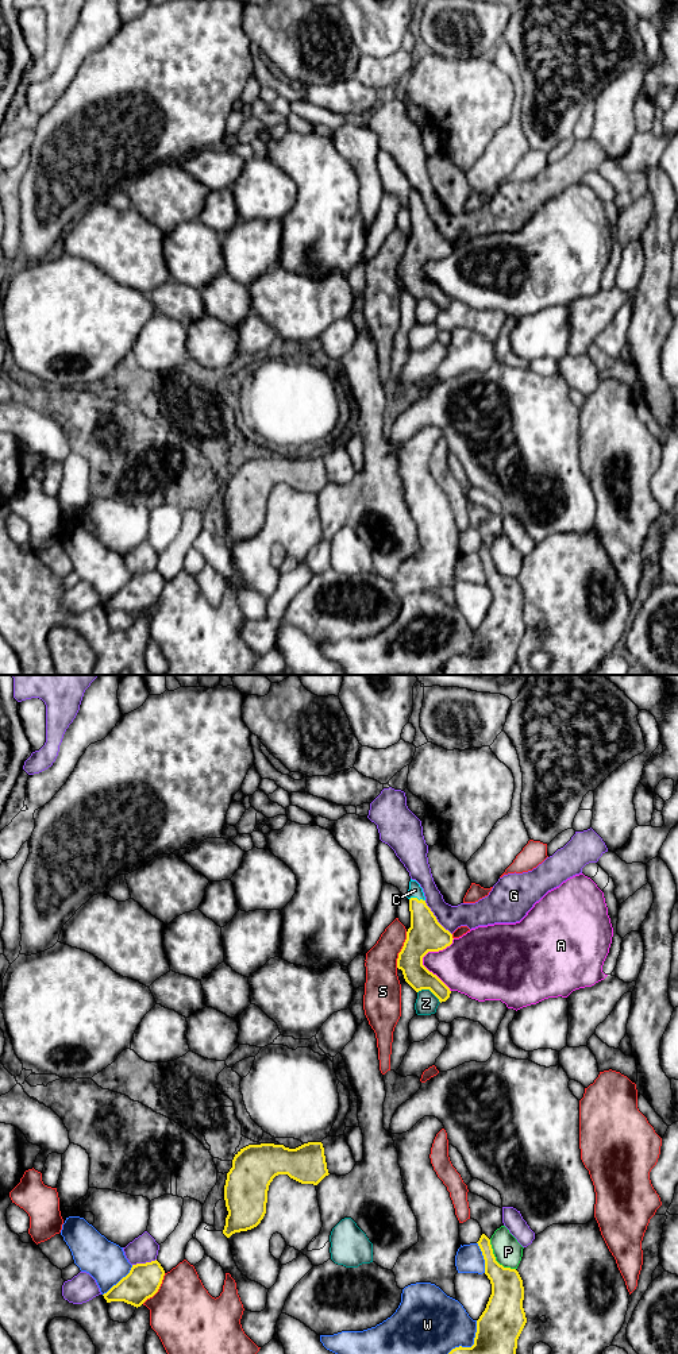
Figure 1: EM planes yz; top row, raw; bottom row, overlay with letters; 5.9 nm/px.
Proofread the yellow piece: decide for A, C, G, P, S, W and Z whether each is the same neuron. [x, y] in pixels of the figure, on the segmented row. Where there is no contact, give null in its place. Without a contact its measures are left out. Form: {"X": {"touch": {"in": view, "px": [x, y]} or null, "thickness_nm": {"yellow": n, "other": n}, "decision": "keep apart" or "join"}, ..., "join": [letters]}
{"A": {"touch": {"in": "yz", "px": [422, 959]}, "thickness_nm": {"yellow": 220, "other": 300}, "decision": "keep apart"}, "C": {"touch": {"in": "yz", "px": [416, 898]}, "thickness_nm": {"yellow": 220, "other": 80}, "decision": "join"}, "G": {"touch": {"in": "yz", "px": [435, 918]}, "thickness_nm": {"yellow": 220, "other": 140}, "decision": "keep apart"}, "P": {"touch": {"in": "yz", "px": [494, 1260]}, "thickness_nm": {"yellow": 190, "other": 170}, "decision": "keep apart"}, "S": {"touch": {"in": "yz", "px": [401, 949]}, "thickness_nm": {"yellow": 220, "other": 200}, "decision": "keep apart"}, "W": {"touch": {"in": "yz", "px": [473, 1345]}, "thickness_nm": {"yellow": 260, "other": 360}, "decision": "keep apart"}, "Z": {"touch": {"in": "yz", "px": [430, 990]}, "thickness_nm": {"yellow": 150, "other": 130}, "decision": "keep apart"}, "join": ["C"]}

